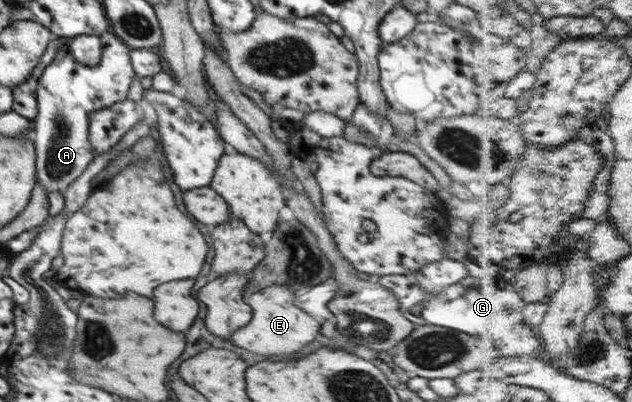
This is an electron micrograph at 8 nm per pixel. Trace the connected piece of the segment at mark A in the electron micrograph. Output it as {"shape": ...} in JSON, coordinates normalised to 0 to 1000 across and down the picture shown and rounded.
{"shape":[[[168,75],[157,90],[161,104],[161,147],[155,159],[150,164],[127,159],[111,137],[104,114],[95,114],[85,139],[85,152],[70,169],[59,206],[59,286],[51,299],[54,321],[51,348],[57,376],[59,448],[66,458],[66,468],[76,473],[76,480],[101,475],[142,410],[150,393],[149,368],[142,358],[142,323],[139,323],[144,286],[157,271],[171,271],[180,256],[199,249],[206,206],[214,189],[207,159],[209,122],[176,75]]]}

